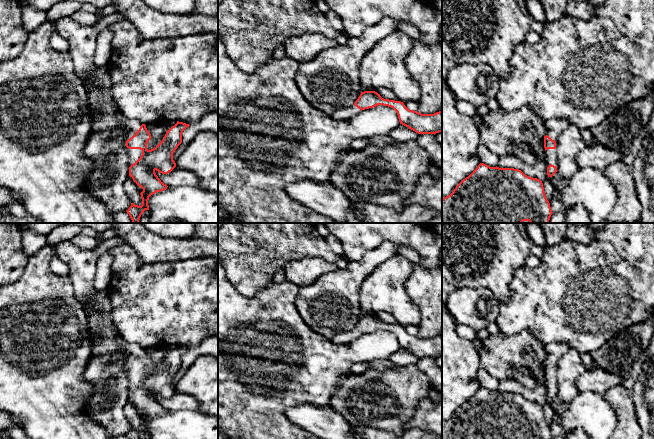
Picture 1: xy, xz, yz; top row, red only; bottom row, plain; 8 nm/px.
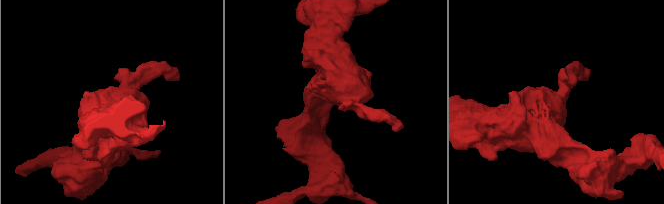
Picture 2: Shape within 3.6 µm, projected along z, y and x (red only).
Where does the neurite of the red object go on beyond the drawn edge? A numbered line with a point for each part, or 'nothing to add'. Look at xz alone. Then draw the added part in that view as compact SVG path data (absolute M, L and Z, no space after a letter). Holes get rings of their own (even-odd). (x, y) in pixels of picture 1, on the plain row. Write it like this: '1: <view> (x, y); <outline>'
1: xz (342, 337); M355 329L347 332L339 332L337 335L335 335L331 340L332 342L336 344L347 344L350 342L355 341L361 336L359 332L357 332Z

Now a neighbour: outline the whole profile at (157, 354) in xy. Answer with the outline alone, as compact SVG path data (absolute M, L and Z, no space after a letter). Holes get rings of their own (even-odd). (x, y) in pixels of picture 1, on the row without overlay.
M164 346L146 348L146 352L151 358L151 363L147 367L147 373L151 374L163 364L167 355Z

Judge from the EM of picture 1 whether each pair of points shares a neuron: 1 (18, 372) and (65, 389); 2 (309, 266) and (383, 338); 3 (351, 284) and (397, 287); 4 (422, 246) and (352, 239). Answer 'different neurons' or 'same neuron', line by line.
1: same neuron
2: different neurons
3: different neurons
4: same neuron

